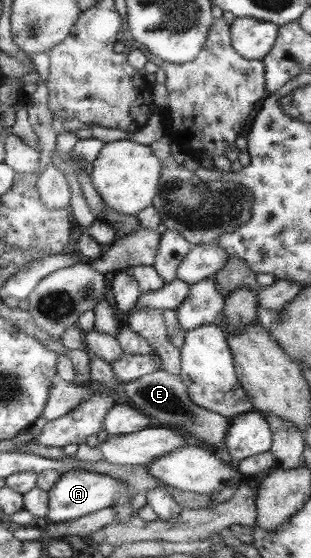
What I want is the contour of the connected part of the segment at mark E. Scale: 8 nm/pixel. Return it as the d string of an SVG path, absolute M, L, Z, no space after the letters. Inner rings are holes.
M164 369L156 370L134 381L126 382L122 389L129 397L130 404L152 418L156 424L170 429L184 429L192 437L202 439L202 443L208 443L214 453L225 456L226 437L228 437L231 419L194 404L189 389L178 374L170 374Z

